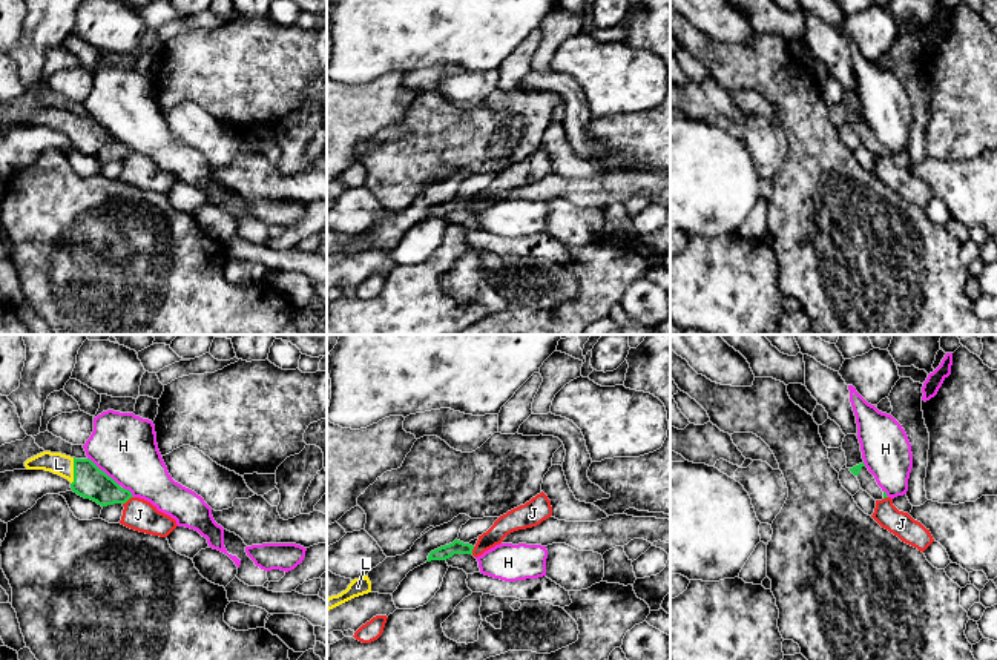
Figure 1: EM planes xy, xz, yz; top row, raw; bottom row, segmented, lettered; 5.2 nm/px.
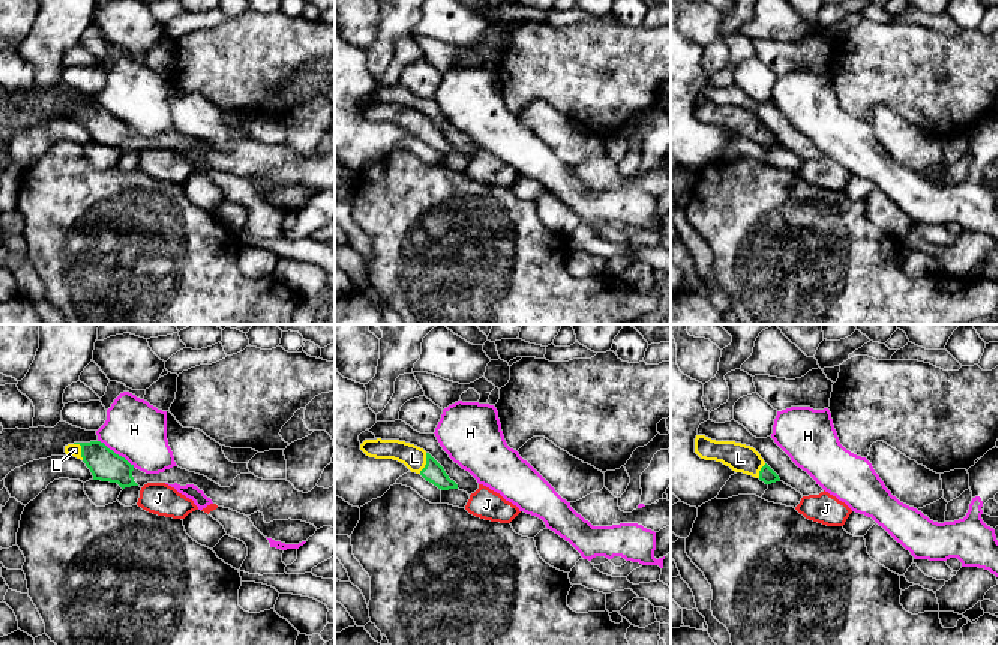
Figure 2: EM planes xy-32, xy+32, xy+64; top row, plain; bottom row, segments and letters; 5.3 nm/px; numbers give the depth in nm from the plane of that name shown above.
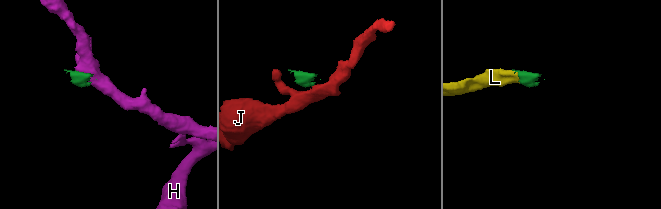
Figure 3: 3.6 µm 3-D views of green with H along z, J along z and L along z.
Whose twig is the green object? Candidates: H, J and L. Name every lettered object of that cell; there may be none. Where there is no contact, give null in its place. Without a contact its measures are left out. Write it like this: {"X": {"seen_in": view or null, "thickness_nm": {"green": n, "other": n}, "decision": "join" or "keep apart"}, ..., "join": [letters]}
{"H": {"seen_in": "xy", "thickness_nm": {"green": 170, "other": 340}, "decision": "keep apart"}, "J": {"seen_in": "xy", "thickness_nm": {"green": 170, "other": 170}, "decision": "keep apart"}, "L": {"seen_in": "xy", "thickness_nm": {"green": 170, "other": 110}, "decision": "join"}, "join": ["L"]}

